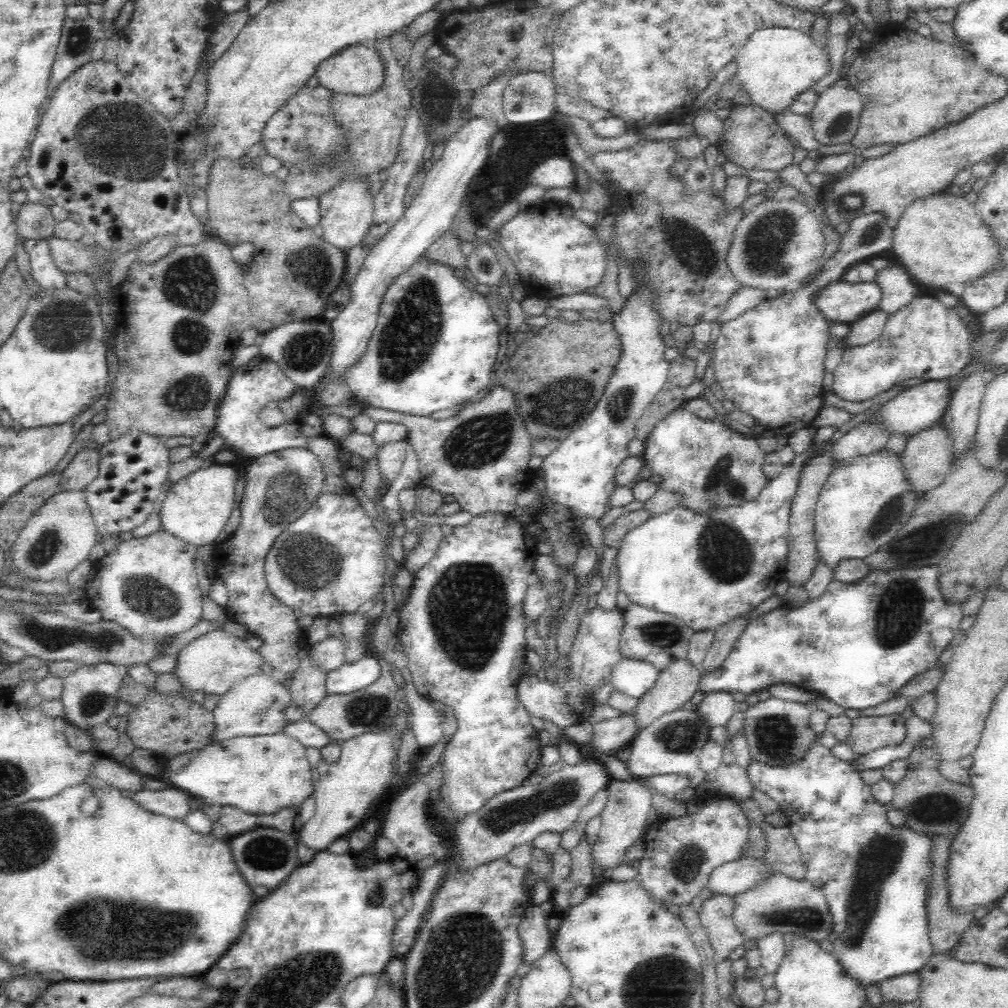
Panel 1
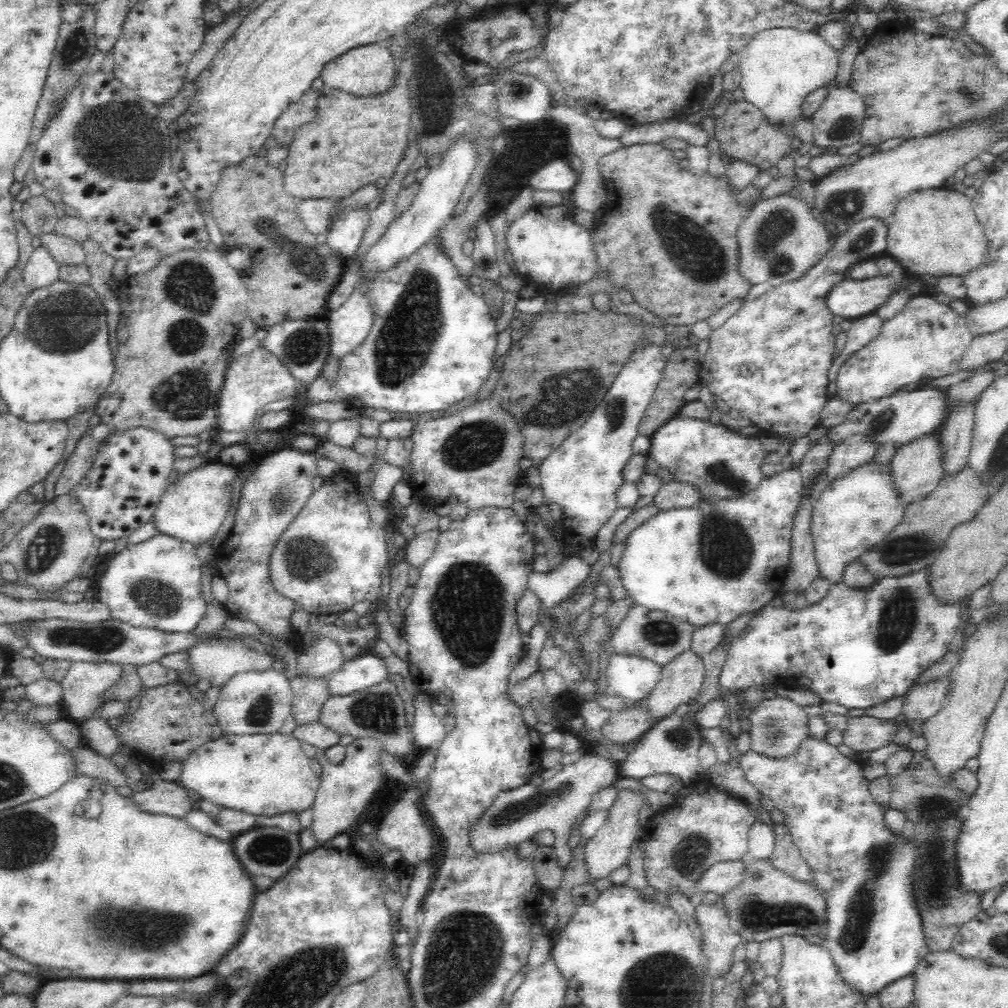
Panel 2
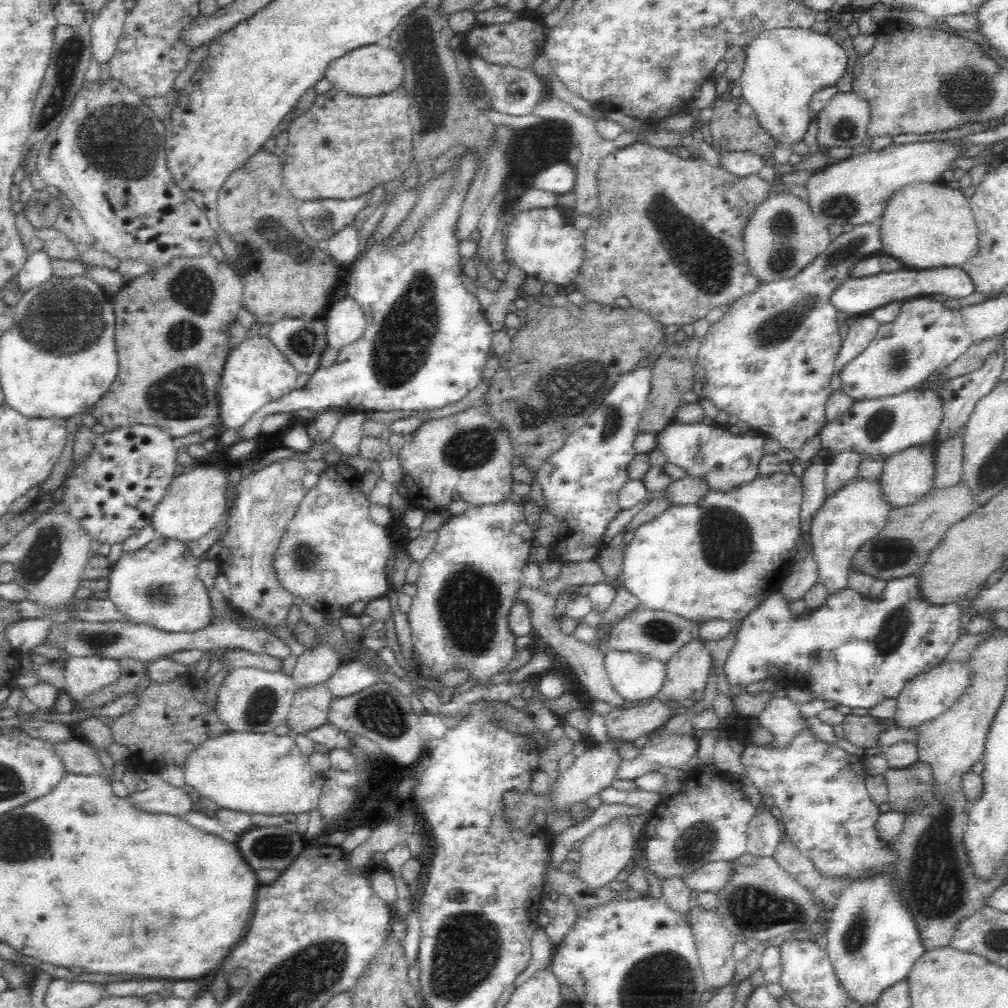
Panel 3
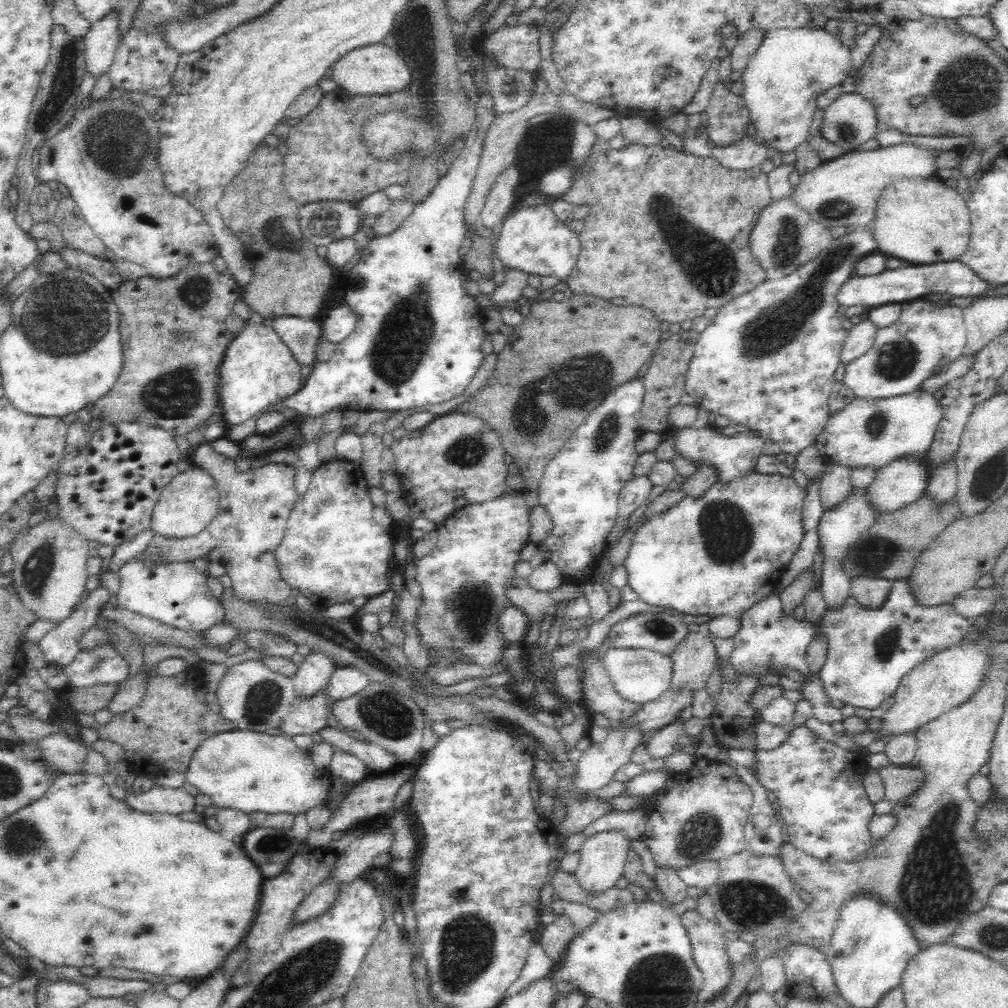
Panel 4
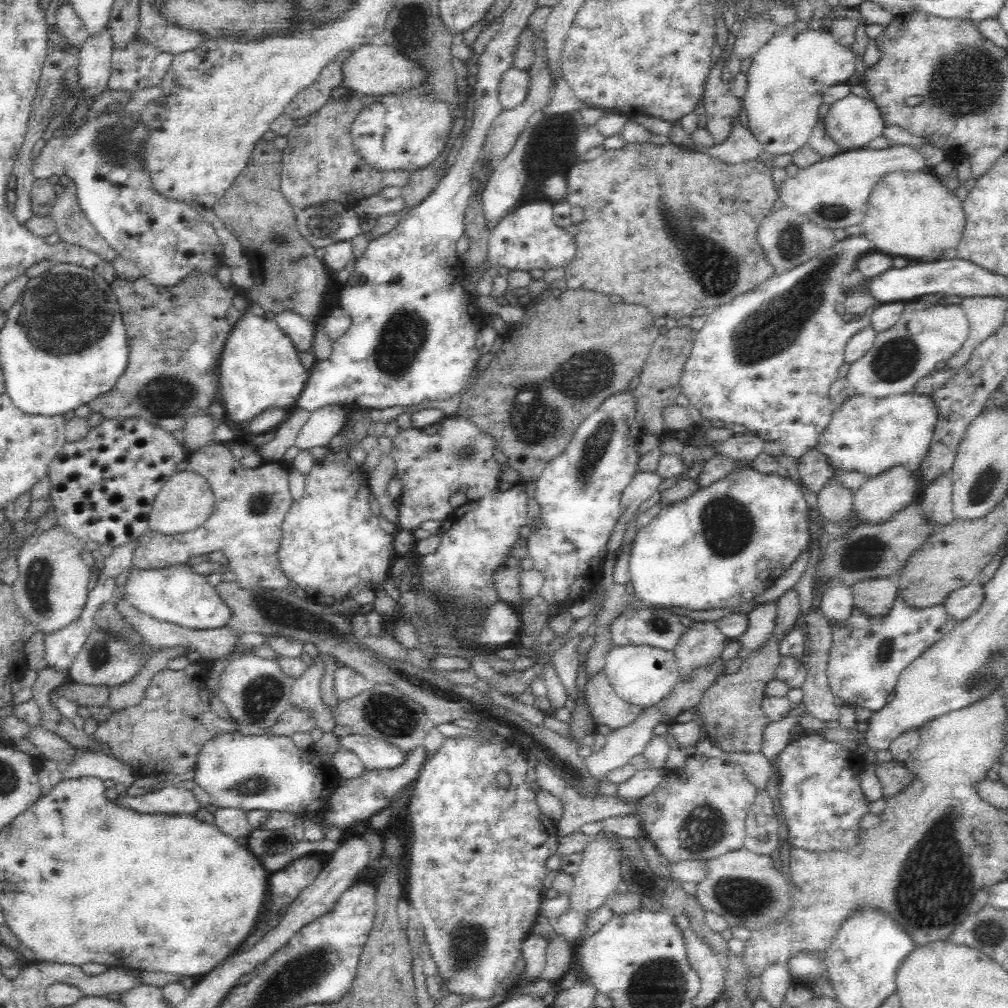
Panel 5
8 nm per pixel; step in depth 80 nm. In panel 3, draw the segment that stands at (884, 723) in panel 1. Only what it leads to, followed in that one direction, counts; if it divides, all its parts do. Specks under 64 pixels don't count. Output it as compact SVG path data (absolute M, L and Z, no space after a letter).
M850 714L845 717L842 725L843 738L864 750L874 748L874 746L878 747L878 739L885 731L880 727L877 719L870 715L856 716Z

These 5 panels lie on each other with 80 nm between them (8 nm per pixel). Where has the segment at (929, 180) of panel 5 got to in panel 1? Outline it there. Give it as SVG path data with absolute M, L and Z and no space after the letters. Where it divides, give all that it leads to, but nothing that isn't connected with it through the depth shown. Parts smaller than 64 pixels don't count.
M944 190L916 197L903 208L893 226L889 249L912 280L943 290L953 283L976 280L1000 262L995 240L975 213L975 206L964 195L954 196Z

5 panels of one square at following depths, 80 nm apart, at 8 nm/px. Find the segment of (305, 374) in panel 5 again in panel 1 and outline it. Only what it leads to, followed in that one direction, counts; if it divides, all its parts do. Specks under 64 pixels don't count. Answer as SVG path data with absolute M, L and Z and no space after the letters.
M261 355L254 356L250 362L242 366L234 366L228 377L226 392L219 401L217 409L216 432L226 437L226 446L232 447L244 456L259 457L283 450L284 448L307 448L320 460L325 475L330 473L342 476L346 464L337 458L338 444L326 436L308 437L301 430L301 421L287 421L280 426L268 428L259 419L259 412L267 406L274 405L279 400L287 400L298 389L297 384L282 372L276 361Z

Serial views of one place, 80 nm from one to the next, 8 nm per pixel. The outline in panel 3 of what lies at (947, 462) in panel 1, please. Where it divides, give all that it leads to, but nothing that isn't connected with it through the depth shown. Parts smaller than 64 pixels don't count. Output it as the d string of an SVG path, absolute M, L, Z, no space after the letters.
M930 444L930 446L906 448L906 450L902 450L902 452L898 452L898 454L886 459L877 480L883 502L892 509L902 508L918 502L928 491L932 490L934 454L936 454L936 449Z

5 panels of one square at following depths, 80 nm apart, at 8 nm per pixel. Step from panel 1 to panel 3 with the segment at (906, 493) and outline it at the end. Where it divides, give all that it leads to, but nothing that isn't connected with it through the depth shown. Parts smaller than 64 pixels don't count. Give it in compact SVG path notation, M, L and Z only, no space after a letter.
M854 478L840 492L825 498L820 512L812 520L810 529L814 544L812 555L818 565L819 582L826 588L829 596L840 594L849 588L847 577L851 571L851 556L860 545L866 544L872 536L880 532L890 510L892 508L882 500L877 480L866 482Z

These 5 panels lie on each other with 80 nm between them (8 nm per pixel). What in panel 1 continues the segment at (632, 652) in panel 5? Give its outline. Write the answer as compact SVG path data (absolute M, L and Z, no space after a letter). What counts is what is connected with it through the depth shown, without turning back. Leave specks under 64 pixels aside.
M620 657L609 672L613 690L636 699L642 698L658 680L660 669L650 661Z

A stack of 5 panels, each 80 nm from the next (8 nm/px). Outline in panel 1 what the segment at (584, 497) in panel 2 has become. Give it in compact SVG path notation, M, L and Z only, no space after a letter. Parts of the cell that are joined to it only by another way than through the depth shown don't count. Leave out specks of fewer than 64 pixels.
M637 287L634 296L630 296L624 302L624 308L613 316L623 337L622 356L602 399L584 424L543 458L537 471L544 478L545 496L566 507L578 520L594 518L598 522L612 510L610 496L617 487L618 466L630 456L628 444L635 437L638 420L664 386L669 362L664 359L667 345L658 332L661 319L648 303L648 295Z

